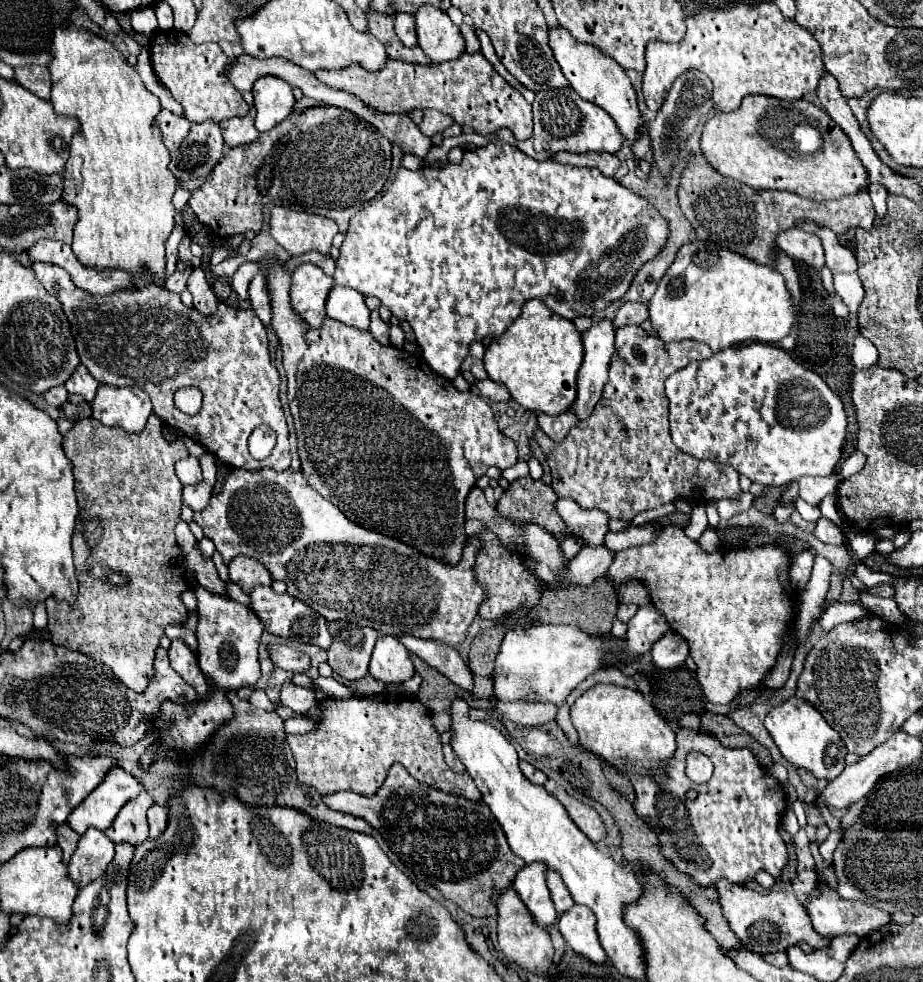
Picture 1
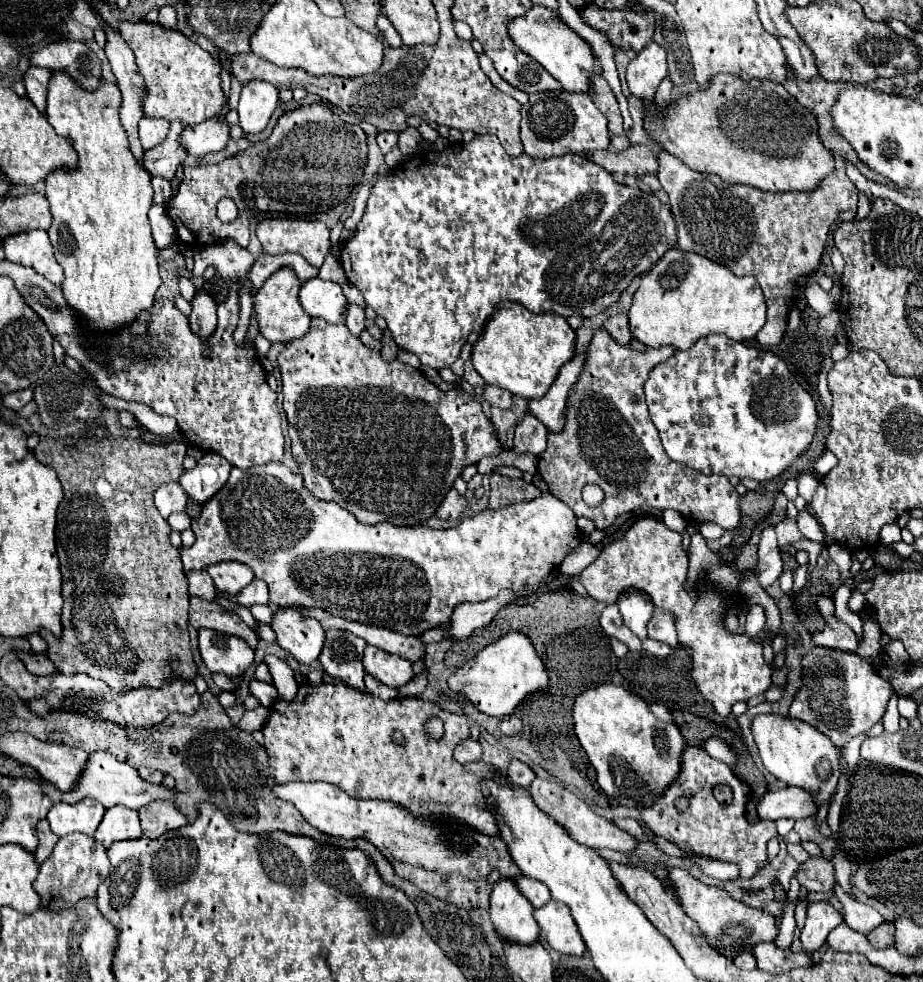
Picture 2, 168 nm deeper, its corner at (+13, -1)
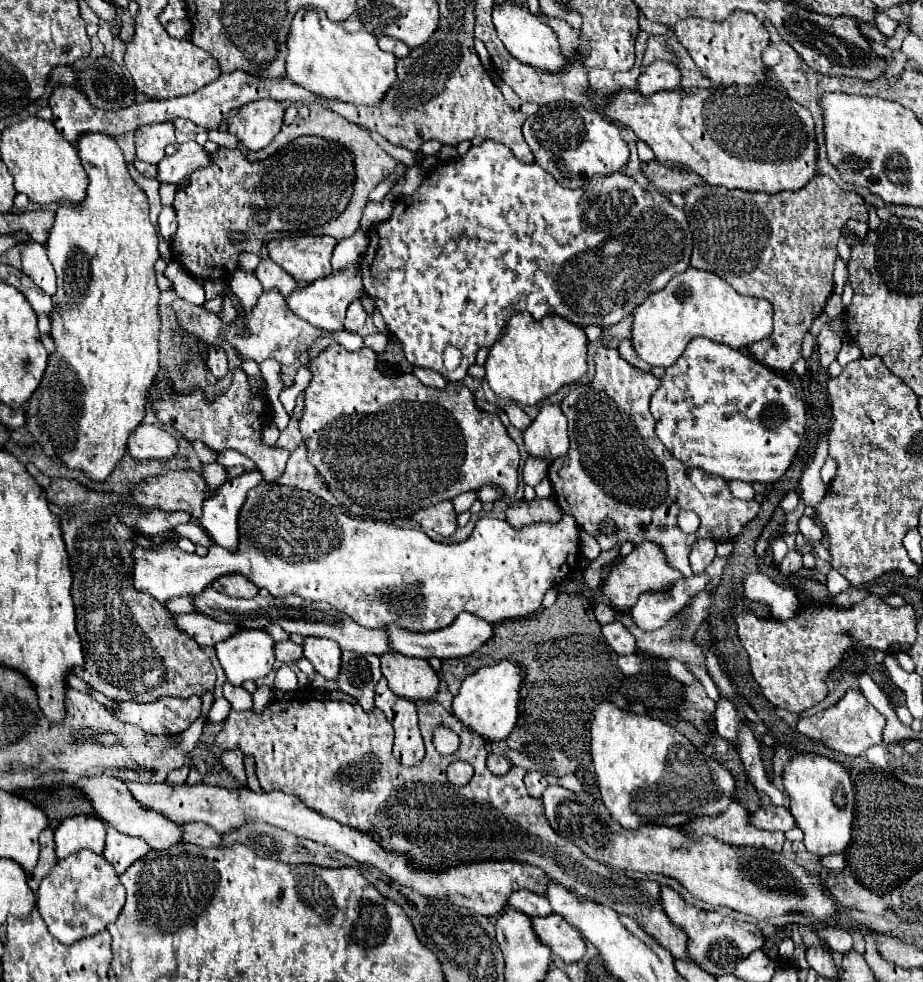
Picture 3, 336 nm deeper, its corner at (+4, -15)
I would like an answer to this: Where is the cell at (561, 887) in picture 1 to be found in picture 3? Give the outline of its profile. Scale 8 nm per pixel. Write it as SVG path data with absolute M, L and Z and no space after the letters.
M516 891L514 895L510 895L508 905L522 911L522 913L526 913L526 915L530 915L530 917L552 913L552 907L550 907L548 899L544 895L532 893L532 891Z

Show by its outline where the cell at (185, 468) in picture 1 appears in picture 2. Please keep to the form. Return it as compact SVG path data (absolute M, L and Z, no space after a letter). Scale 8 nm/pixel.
M207 453L195 465L195 469L183 473L179 483L193 501L197 501L199 505L205 505L227 483L231 469L233 465L229 461L225 461L217 453L215 455Z

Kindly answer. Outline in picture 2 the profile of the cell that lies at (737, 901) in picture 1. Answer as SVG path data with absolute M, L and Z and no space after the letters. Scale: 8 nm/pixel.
M669 869L669 879L675 887L675 893L681 901L683 911L697 921L701 933L707 937L709 945L715 947L719 953L741 953L741 951L749 951L753 949L753 945L761 943L761 941L775 941L777 937L777 925L775 925L775 917L761 911L761 909L753 909L749 905L743 905L741 901L731 899L723 889L719 887L707 887L701 881L697 881L689 871L685 869Z

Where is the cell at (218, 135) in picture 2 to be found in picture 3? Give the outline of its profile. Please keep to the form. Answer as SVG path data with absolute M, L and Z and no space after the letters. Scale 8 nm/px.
M186 141L178 145L178 151L172 157L164 157L158 163L158 181L178 185L194 169L208 167L212 163L210 153L196 141Z

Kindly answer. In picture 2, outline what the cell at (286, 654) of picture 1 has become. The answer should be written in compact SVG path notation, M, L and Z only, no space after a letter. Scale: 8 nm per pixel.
M191 597L191 607L189 607L189 623L195 629L215 629L227 635L239 635L245 641L249 641L249 645L253 645L253 649L257 647L257 635L253 629L249 629L241 617L237 613L225 611L221 609L221 605L217 603L209 603L203 601L199 597Z

